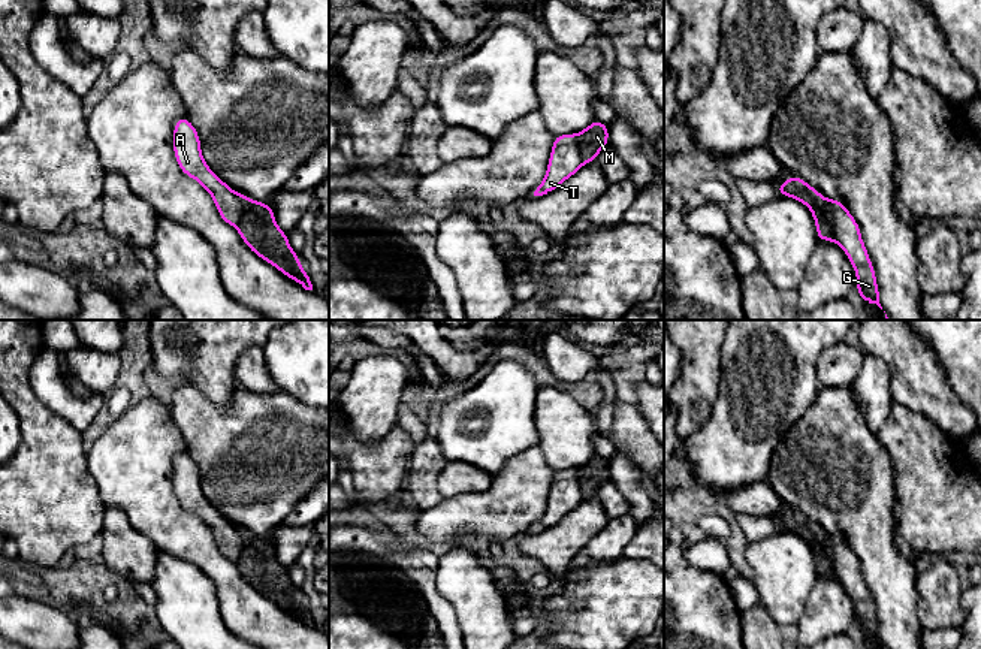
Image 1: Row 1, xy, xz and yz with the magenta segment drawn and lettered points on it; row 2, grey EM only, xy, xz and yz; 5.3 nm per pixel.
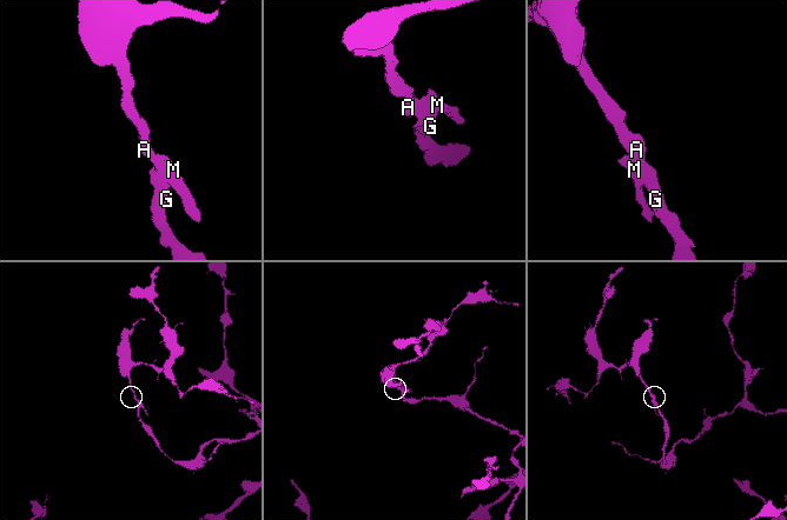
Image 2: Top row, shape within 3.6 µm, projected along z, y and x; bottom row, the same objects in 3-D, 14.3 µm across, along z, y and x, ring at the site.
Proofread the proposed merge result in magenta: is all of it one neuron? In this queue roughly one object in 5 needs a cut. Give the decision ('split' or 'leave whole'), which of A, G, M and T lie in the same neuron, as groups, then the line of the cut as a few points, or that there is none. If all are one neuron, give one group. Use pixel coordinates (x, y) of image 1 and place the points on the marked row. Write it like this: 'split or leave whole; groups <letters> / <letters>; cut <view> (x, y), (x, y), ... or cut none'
split; groups A G T / M; cut yz (823, 199), (817, 208), (829, 222), (836, 241)

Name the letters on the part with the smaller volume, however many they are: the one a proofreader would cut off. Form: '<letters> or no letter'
M

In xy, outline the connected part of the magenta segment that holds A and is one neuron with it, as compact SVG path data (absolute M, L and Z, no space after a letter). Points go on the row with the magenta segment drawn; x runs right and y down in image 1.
M187 117L175 121L172 147L181 172L196 179L212 196L221 220L236 227L242 217L244 202L209 169L202 156L199 133Z

